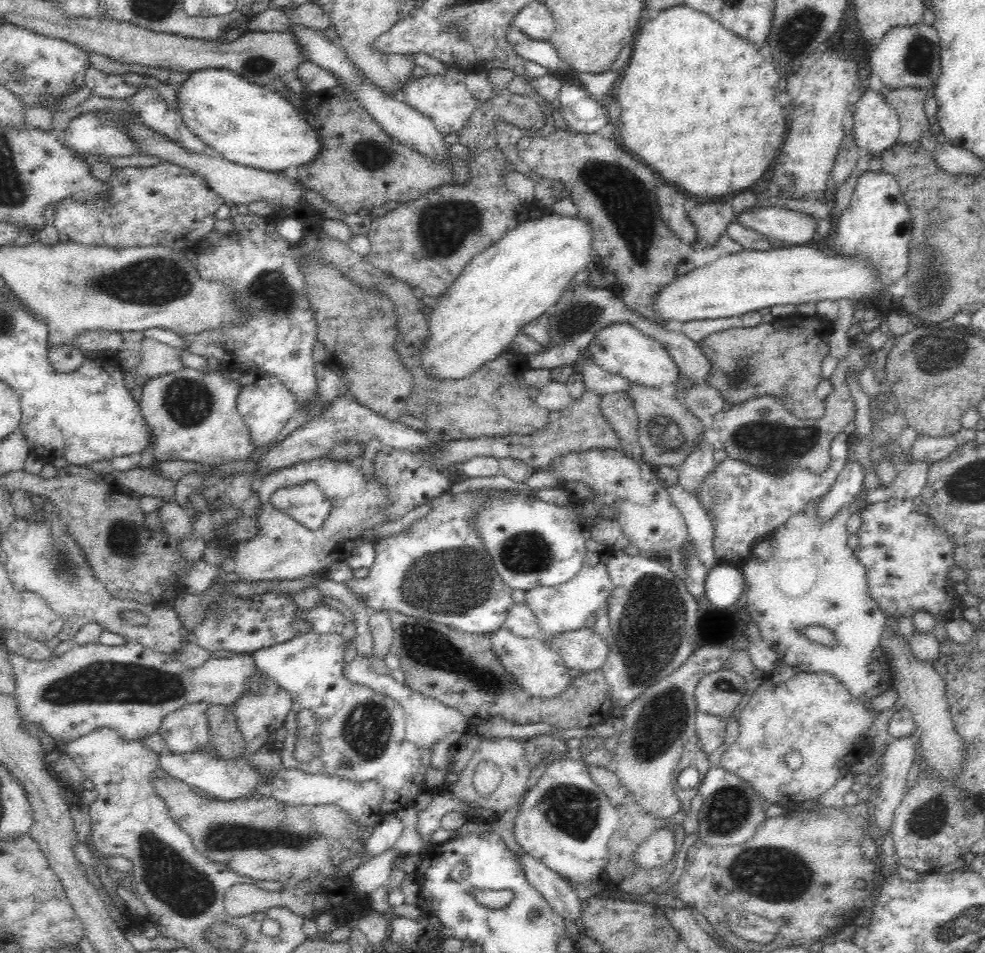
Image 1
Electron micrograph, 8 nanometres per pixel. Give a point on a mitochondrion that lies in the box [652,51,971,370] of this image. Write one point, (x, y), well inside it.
(931, 286)

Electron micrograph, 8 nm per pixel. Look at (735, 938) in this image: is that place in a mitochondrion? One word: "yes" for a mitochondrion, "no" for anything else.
no

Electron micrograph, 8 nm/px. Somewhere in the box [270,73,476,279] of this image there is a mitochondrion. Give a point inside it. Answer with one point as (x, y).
(371, 154)

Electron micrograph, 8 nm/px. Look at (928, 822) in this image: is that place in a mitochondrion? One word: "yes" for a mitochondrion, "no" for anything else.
yes

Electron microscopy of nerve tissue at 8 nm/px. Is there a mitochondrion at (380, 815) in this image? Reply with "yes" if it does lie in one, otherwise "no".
no

